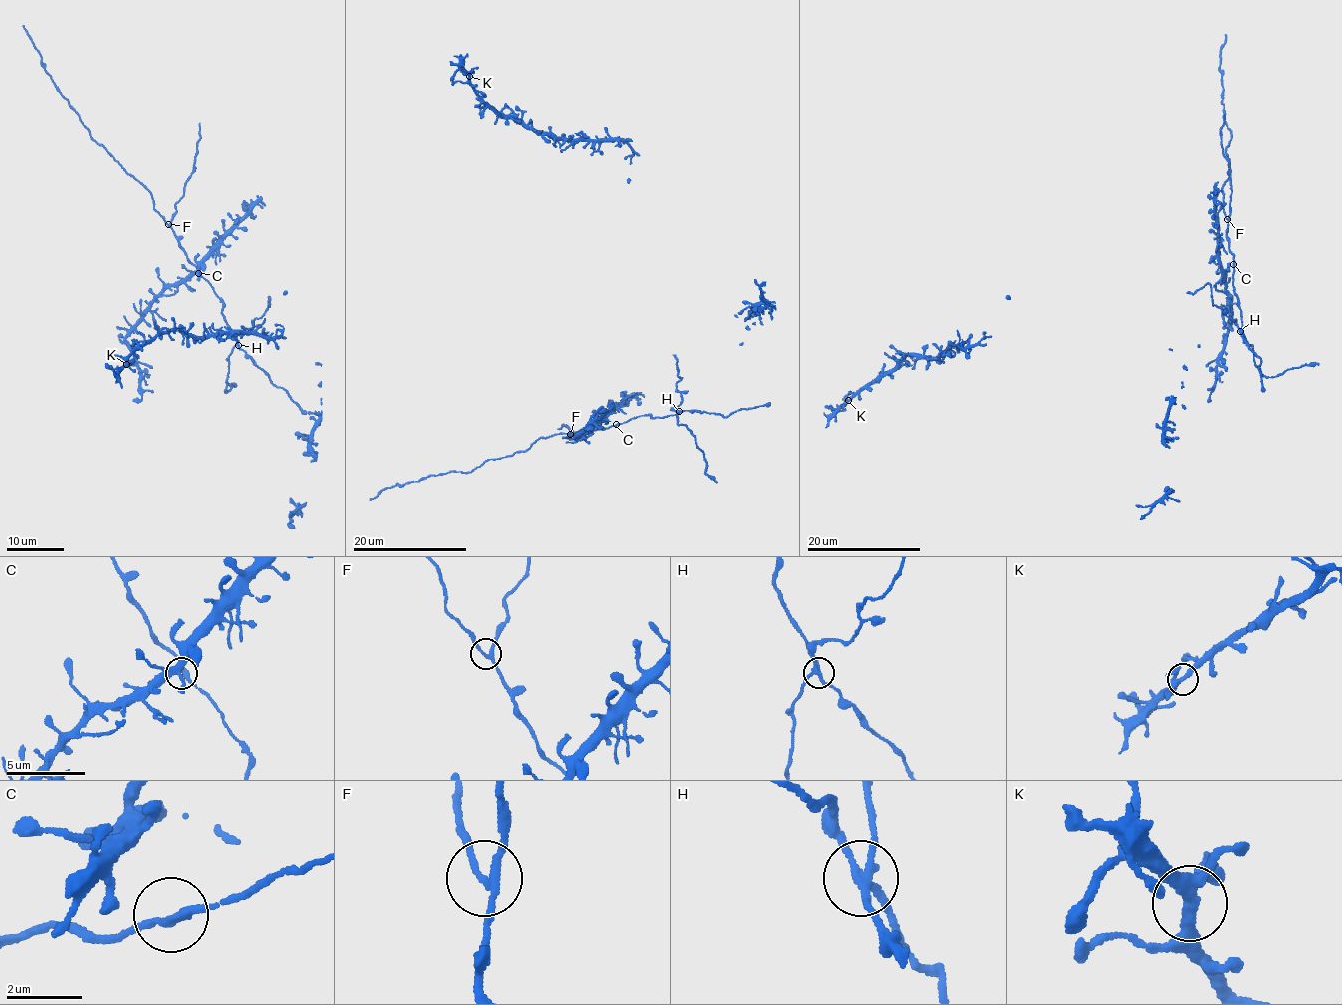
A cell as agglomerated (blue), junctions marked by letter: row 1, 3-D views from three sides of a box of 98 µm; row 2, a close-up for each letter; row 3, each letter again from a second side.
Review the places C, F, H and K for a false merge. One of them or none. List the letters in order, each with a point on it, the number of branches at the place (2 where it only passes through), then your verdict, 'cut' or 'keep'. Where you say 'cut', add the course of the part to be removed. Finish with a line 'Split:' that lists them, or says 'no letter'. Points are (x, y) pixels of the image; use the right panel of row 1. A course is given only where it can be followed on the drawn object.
C: place (1233, 264); branches 2; keep
F: place (1227, 219); branches 3; keep
H: place (1240, 331); branches 4; cut; course (1240, 331), (1253, 349), (1253, 360), (1263, 374), (1274, 377), (1289, 368), (1319, 365)
K: place (848, 400); branches 4; keep
Split: H

